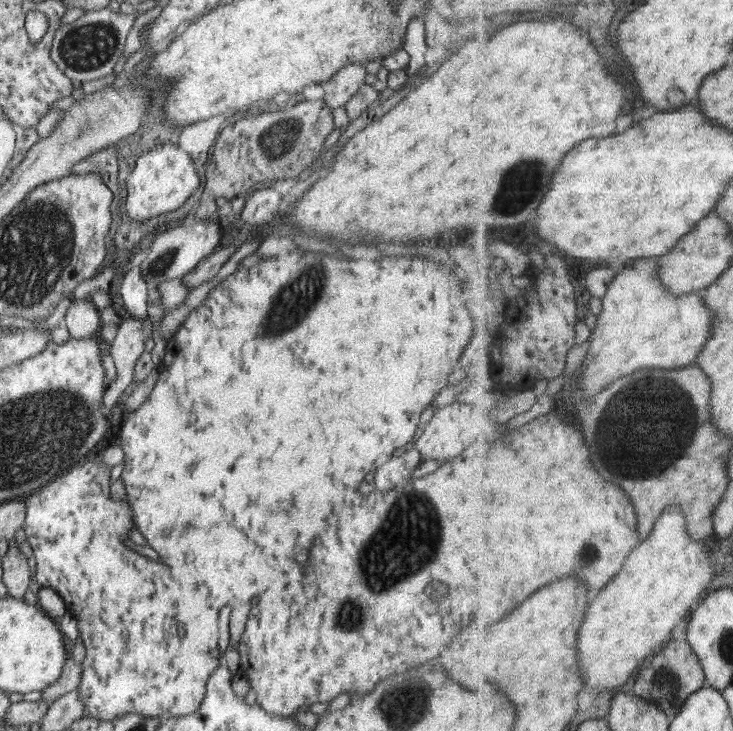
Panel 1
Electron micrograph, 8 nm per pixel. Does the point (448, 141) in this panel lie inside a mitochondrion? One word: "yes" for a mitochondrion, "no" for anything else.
no

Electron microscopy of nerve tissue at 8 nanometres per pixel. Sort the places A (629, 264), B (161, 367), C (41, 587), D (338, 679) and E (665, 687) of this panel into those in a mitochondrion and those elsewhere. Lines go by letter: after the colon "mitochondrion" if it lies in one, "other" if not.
A: other
B: other
C: other
D: other
E: mitochondrion

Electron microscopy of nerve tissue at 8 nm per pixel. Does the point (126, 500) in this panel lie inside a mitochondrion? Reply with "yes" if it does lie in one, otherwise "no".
no

